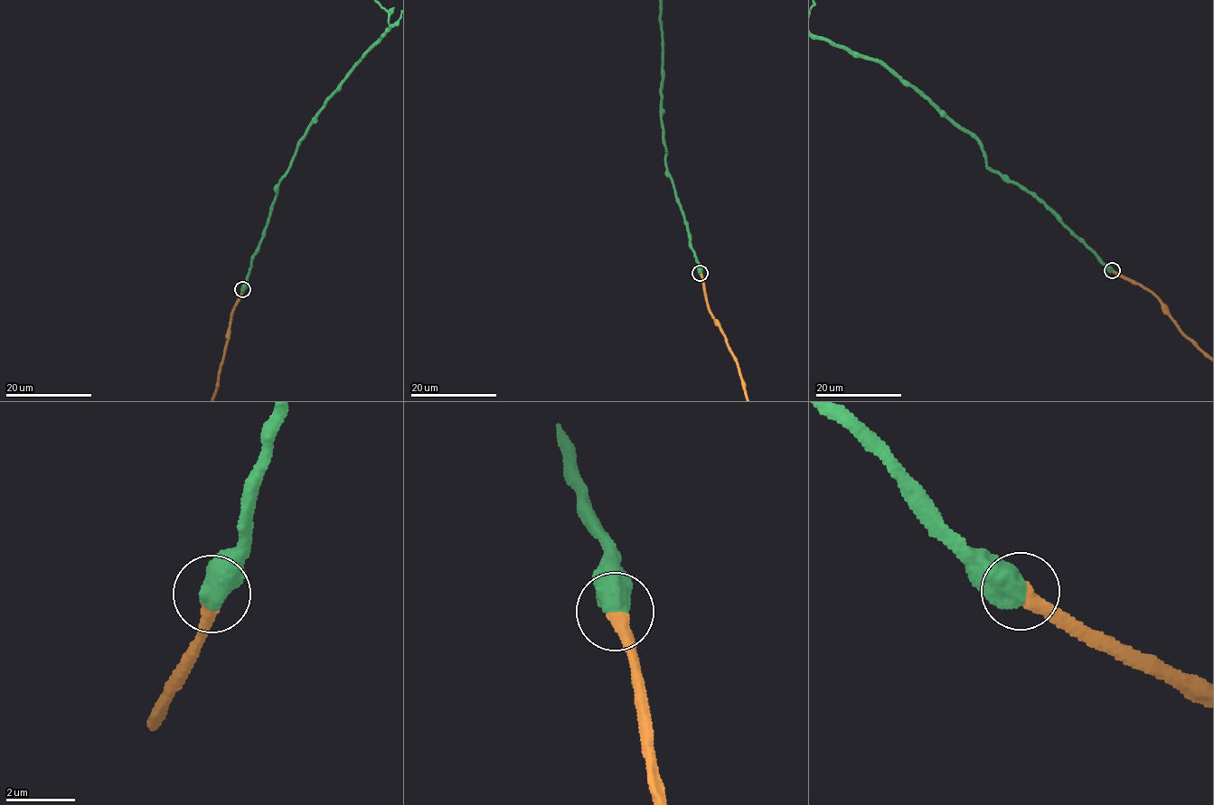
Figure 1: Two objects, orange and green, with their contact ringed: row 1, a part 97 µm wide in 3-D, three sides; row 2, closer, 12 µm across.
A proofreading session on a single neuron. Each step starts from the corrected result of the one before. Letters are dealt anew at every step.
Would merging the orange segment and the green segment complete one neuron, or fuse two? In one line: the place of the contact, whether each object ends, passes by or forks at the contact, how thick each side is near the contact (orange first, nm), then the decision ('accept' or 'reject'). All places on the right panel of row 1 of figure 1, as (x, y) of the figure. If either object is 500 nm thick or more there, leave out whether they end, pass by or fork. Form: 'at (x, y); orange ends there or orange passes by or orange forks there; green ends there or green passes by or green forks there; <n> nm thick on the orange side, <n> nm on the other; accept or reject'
at (1112, 270); 440 nm thick on the orange side, 700 nm on the other; accept

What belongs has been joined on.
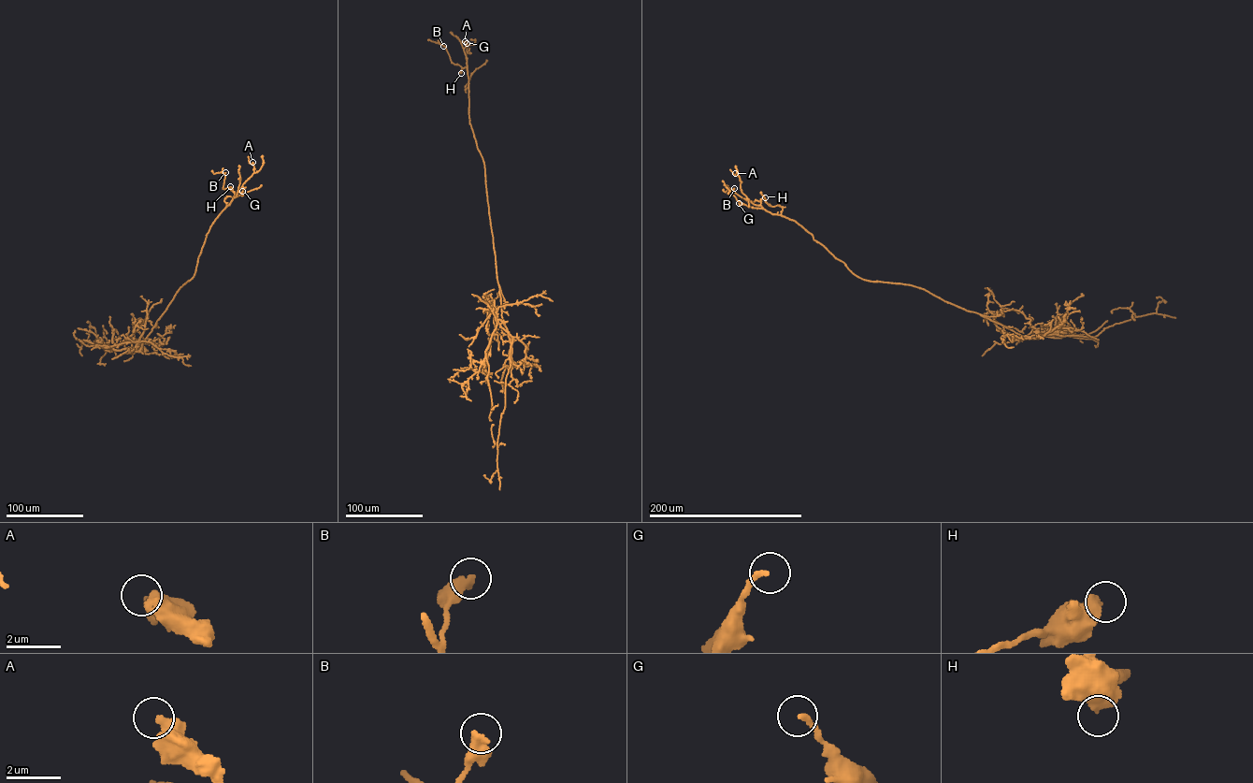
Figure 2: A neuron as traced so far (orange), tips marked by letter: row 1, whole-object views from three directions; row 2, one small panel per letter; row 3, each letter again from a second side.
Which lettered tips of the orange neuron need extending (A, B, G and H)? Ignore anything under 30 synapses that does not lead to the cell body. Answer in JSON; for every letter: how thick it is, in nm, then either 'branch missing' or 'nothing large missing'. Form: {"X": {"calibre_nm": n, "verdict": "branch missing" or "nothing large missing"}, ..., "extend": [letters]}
{"A": {"calibre_nm": 480, "verdict": "nothing large missing"}, "B": {"calibre_nm": 440, "verdict": "nothing large missing"}, "G": {"calibre_nm": 170, "verdict": "nothing large missing"}, "H": {"calibre_nm": 650, "verdict": "nothing large missing"}, "extend": []}

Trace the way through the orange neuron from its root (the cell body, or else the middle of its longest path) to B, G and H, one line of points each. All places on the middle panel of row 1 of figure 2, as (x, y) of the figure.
B: (493, 242), (484, 163), (469, 121), (467, 67), (453, 63), (443, 46)
G: (493, 242), (484, 163), (469, 121), (468, 78), (464, 50), (467, 43)
H: (493, 242), (484, 163), (469, 121), (466, 66), (461, 73)

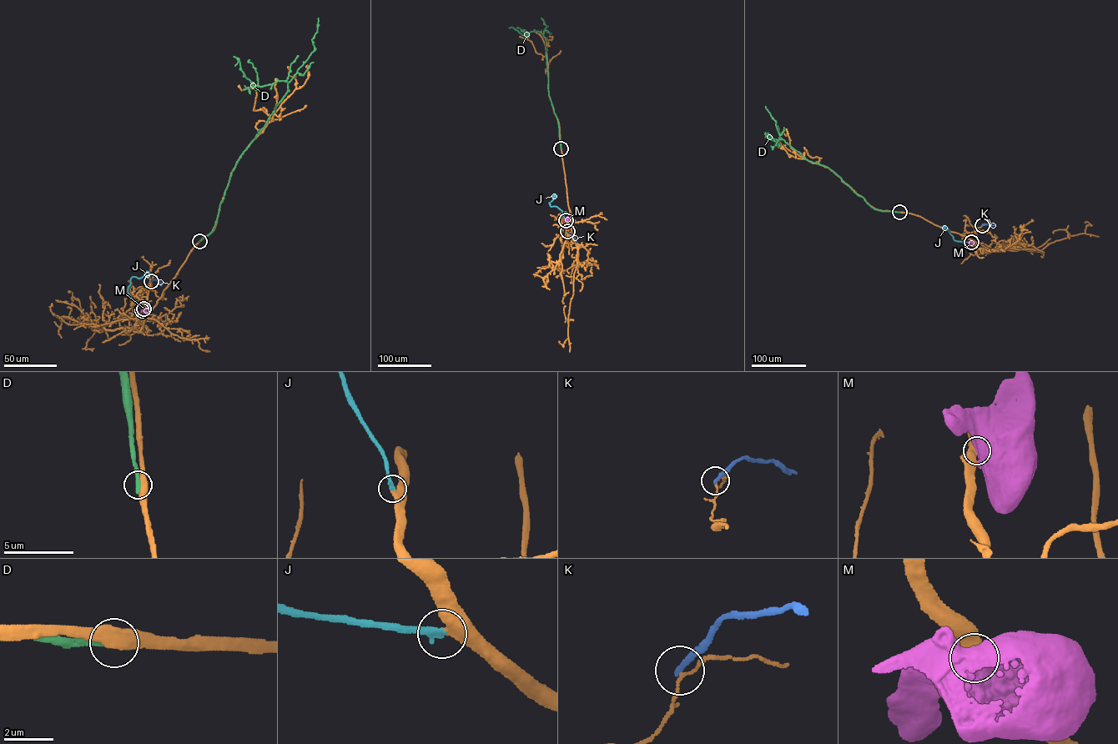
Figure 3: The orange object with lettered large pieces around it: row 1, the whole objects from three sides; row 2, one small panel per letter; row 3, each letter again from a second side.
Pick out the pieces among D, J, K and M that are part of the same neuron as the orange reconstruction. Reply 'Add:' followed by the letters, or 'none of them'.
Add: J

